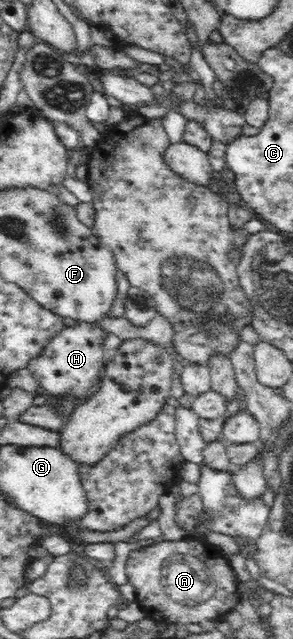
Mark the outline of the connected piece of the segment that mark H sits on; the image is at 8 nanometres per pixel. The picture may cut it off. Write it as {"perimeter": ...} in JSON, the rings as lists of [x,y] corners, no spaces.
{"perimeter":[[[77,321],[73,325],[64,326],[50,339],[45,350],[30,360],[27,368],[49,395],[85,400],[89,397],[88,392],[99,378],[103,370],[103,362],[109,355],[108,349],[103,345],[105,337],[106,332],[98,321]]]}

